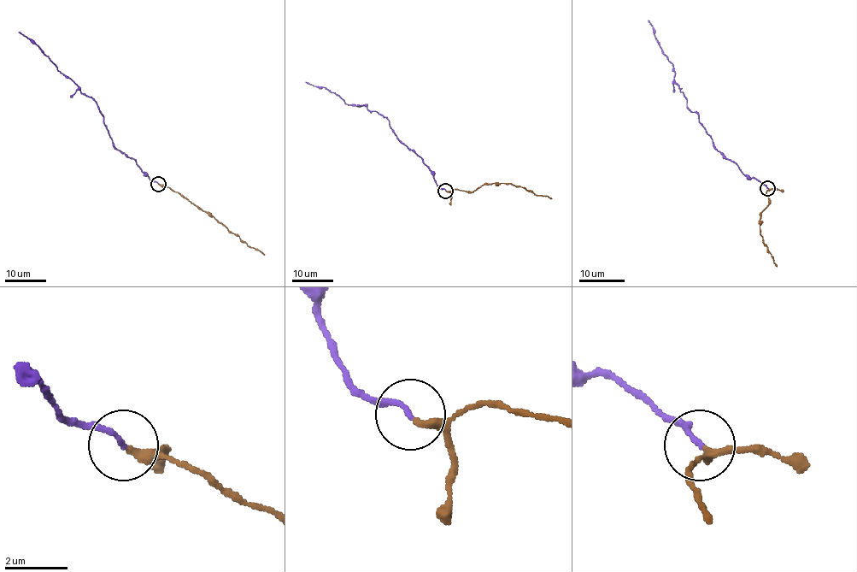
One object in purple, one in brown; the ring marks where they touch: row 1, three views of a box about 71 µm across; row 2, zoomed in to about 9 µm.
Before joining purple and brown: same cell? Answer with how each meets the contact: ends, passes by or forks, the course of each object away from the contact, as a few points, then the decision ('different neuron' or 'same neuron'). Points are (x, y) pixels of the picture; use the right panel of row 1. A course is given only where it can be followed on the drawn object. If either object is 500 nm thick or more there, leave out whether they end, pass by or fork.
purple ends; brown passes by; course purple (767, 188), (748, 178), (713, 145), (699, 115), (686, 105), (686, 98), (673, 79), (673, 66), (648, 20); course brown (768, 188), (766, 191), (768, 203), (760, 219), (760, 234), (777, 265); same neuron

